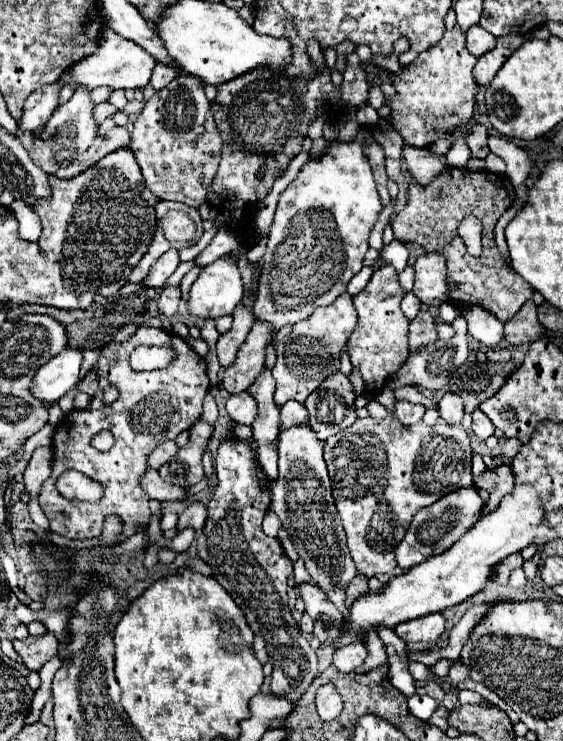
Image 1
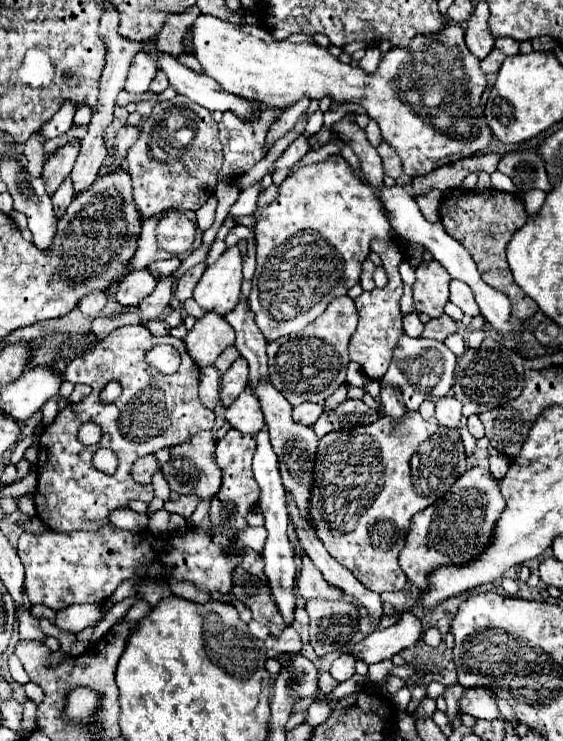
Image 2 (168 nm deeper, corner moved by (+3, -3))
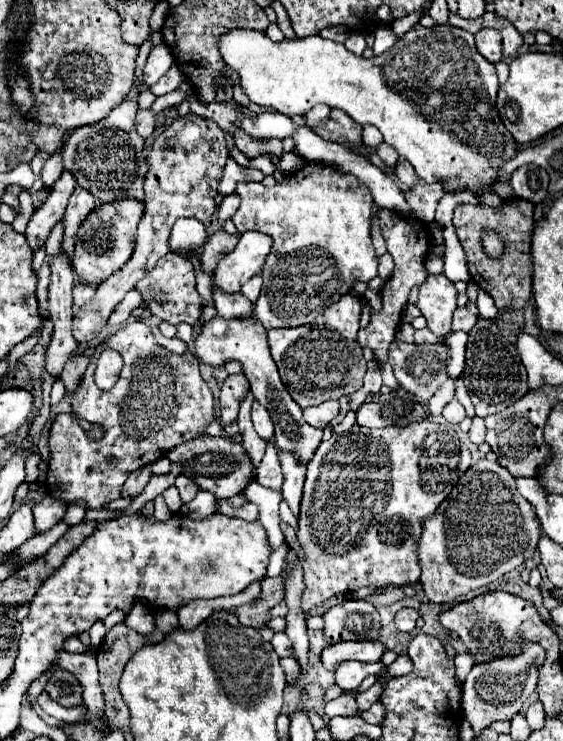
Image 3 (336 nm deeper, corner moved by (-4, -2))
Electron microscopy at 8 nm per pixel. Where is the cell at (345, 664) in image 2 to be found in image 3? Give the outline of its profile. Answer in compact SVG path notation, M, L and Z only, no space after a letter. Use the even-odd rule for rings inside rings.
M343 662L337 668L337 686L343 690L355 690L367 678L369 674L383 674L387 672L387 666L381 662L365 664L365 662Z

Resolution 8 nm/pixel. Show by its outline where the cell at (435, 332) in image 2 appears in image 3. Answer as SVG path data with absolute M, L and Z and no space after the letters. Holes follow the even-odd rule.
M457 308L457 310L455 310L455 316L453 316L453 326L451 326L451 330L453 330L453 332L457 332L457 330L469 332L469 330L475 326L475 322L477 322L477 316L469 314L467 308Z

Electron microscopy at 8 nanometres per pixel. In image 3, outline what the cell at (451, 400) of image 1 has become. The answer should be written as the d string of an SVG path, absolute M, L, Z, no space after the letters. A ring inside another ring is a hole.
M453 398L453 400L443 408L443 418L445 418L447 422L451 422L451 424L459 424L459 422L465 418L465 408L463 408L463 404L461 404L457 398Z

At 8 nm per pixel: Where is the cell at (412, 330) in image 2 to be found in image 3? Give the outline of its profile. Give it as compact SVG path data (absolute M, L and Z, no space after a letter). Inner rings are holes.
M423 328L423 330L415 330L415 342L417 344L437 344L441 342L441 338L437 338L429 328Z

